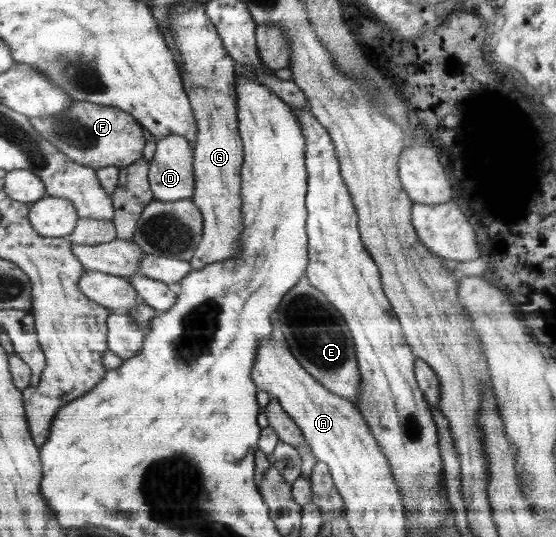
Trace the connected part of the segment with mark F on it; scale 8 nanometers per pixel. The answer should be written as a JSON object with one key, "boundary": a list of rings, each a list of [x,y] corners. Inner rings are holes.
{"boundary":[[[73,101],[72,106],[58,116],[29,117],[36,122],[36,131],[50,141],[70,159],[80,164],[90,165],[96,171],[107,166],[119,169],[143,157],[146,138],[143,126],[129,112],[116,107],[105,107],[94,103]]]}

